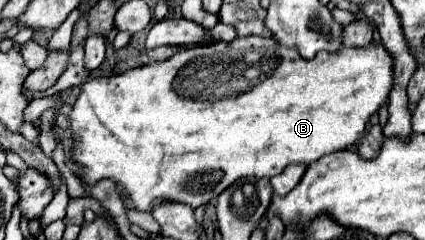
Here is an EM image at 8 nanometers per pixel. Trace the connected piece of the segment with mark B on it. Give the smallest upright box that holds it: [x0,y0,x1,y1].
[70,37,392,211]

